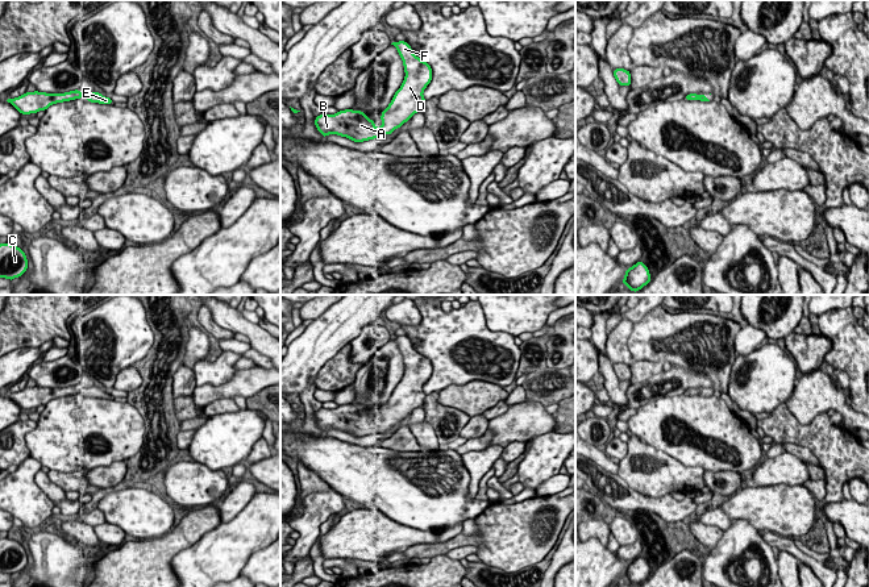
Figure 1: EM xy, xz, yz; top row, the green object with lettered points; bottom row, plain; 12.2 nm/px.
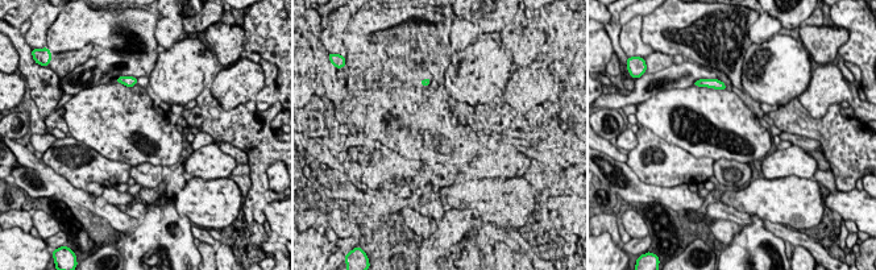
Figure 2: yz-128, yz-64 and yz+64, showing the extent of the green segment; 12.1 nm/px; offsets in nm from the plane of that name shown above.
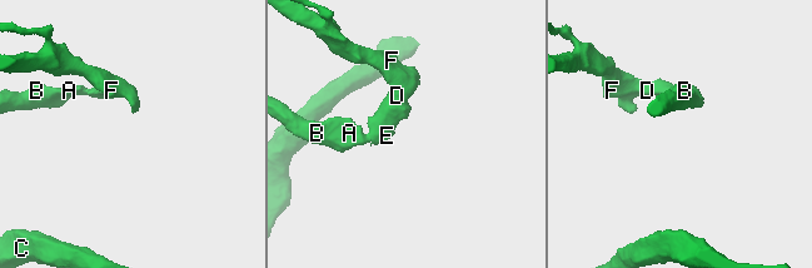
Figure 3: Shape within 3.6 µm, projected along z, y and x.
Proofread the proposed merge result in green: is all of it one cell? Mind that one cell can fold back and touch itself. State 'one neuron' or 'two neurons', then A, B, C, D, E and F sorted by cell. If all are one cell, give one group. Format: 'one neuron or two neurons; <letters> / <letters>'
one neuron; A B C D E F

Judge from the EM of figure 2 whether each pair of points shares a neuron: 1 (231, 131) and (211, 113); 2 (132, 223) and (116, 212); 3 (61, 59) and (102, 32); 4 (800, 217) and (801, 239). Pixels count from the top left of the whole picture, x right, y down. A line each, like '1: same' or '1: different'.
1: same
2: same
3: different
4: different

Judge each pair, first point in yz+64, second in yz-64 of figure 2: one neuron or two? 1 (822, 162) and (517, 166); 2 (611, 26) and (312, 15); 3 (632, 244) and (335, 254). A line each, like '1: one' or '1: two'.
1: two
2: one
3: two

